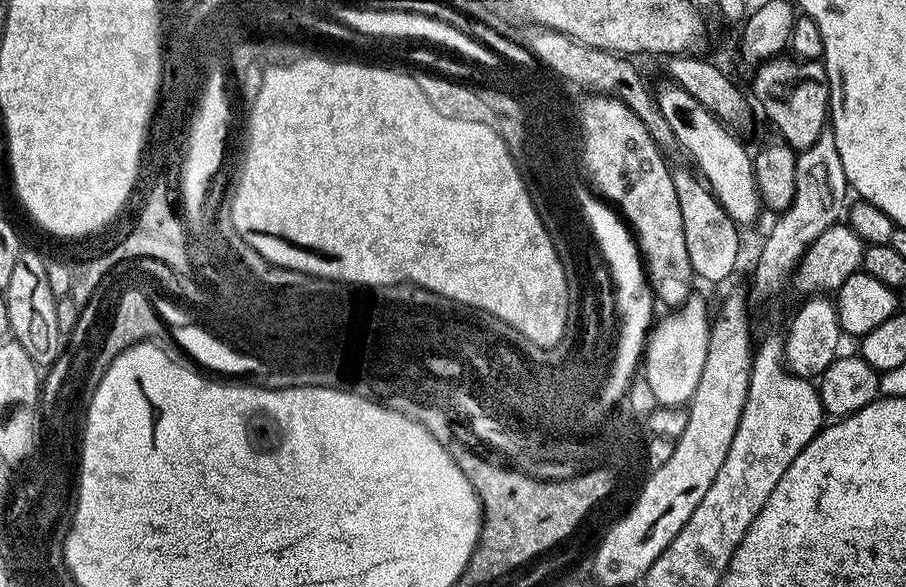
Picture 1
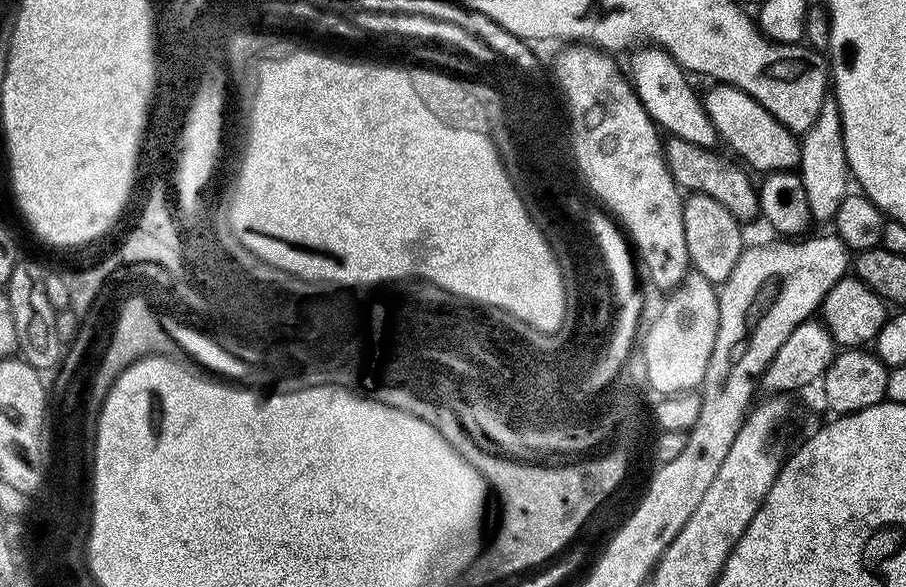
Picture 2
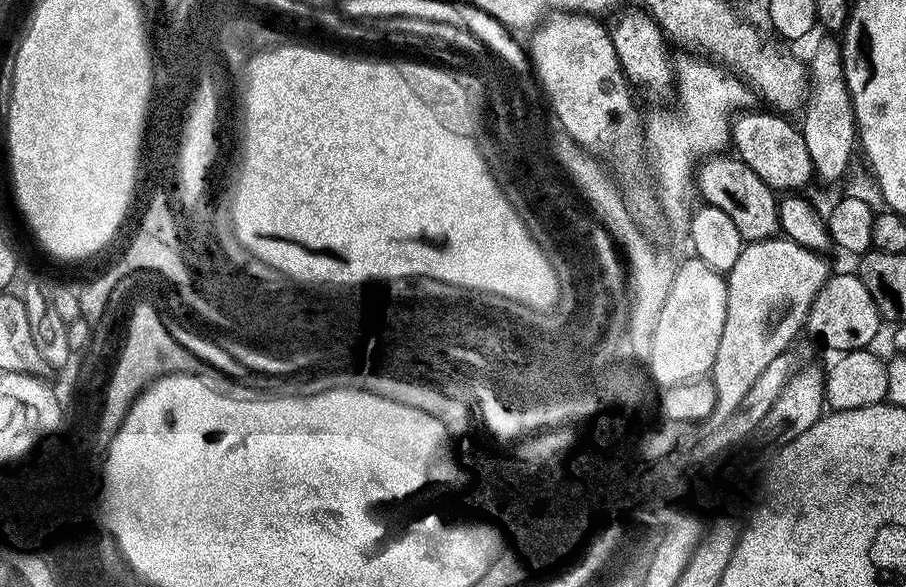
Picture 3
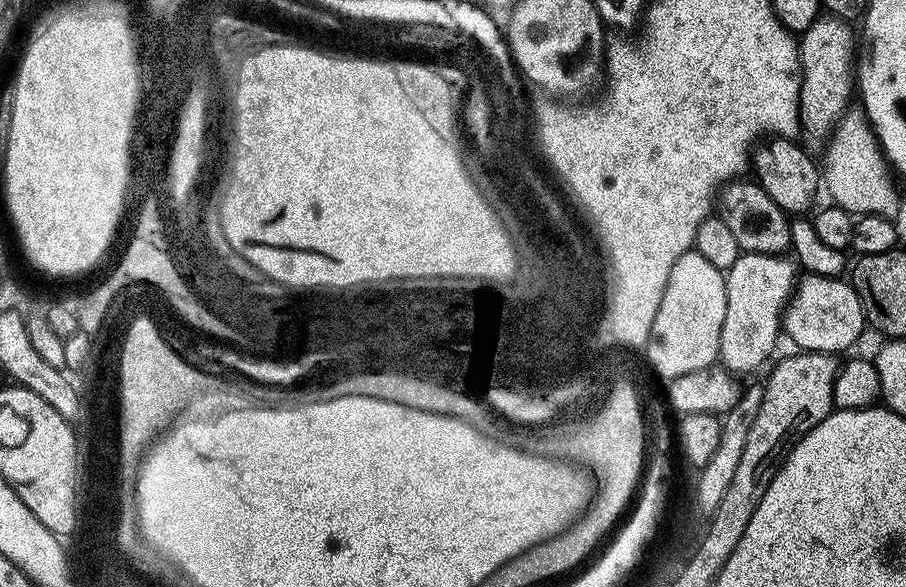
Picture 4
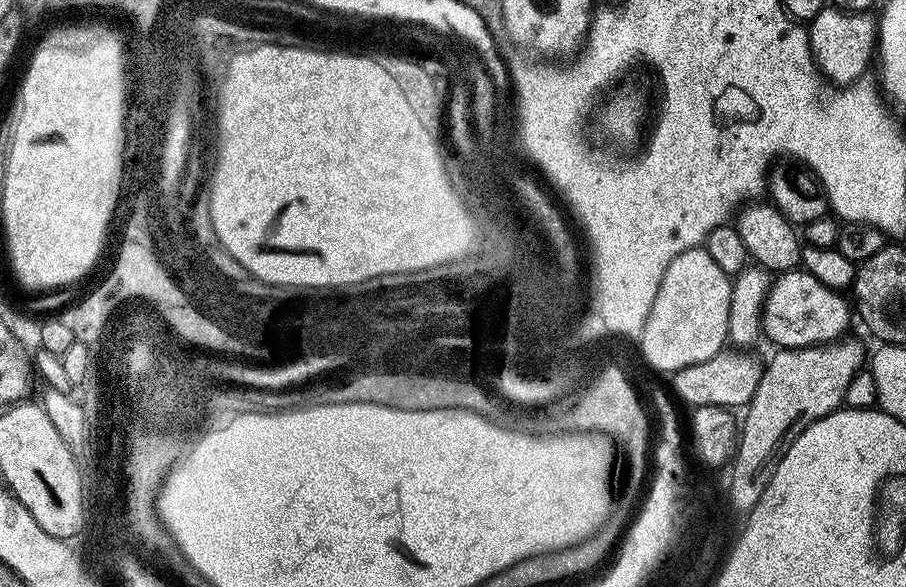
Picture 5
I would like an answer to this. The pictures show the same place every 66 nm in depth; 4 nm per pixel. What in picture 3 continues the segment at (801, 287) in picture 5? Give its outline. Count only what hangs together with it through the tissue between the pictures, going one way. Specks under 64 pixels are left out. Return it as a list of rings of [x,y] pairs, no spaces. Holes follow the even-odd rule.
[[[855,271],[840,272],[829,275],[828,280],[818,290],[814,302],[808,311],[806,332],[817,336],[828,348],[837,348],[836,352],[843,354],[860,349],[867,349],[872,339],[880,332],[882,317],[874,306],[874,298],[870,298],[870,290],[862,286]]]

